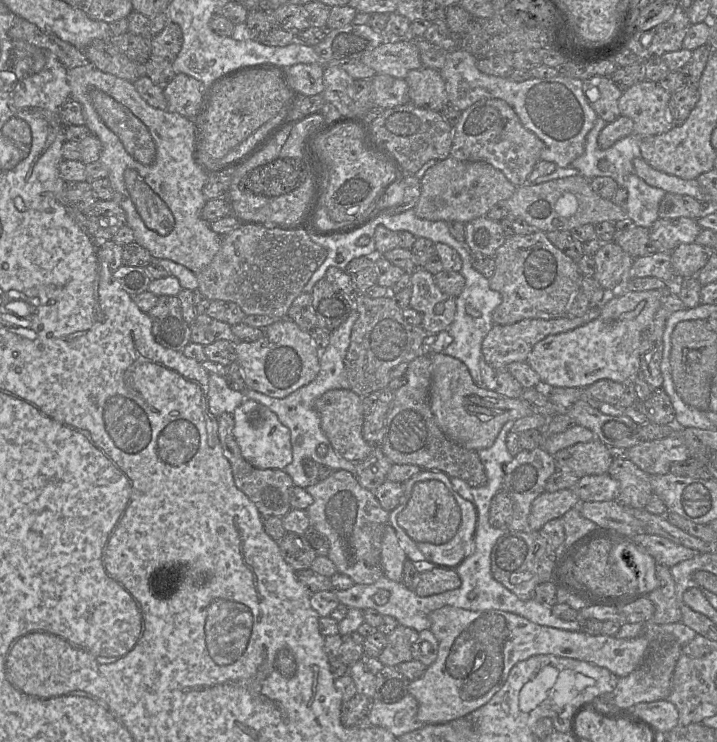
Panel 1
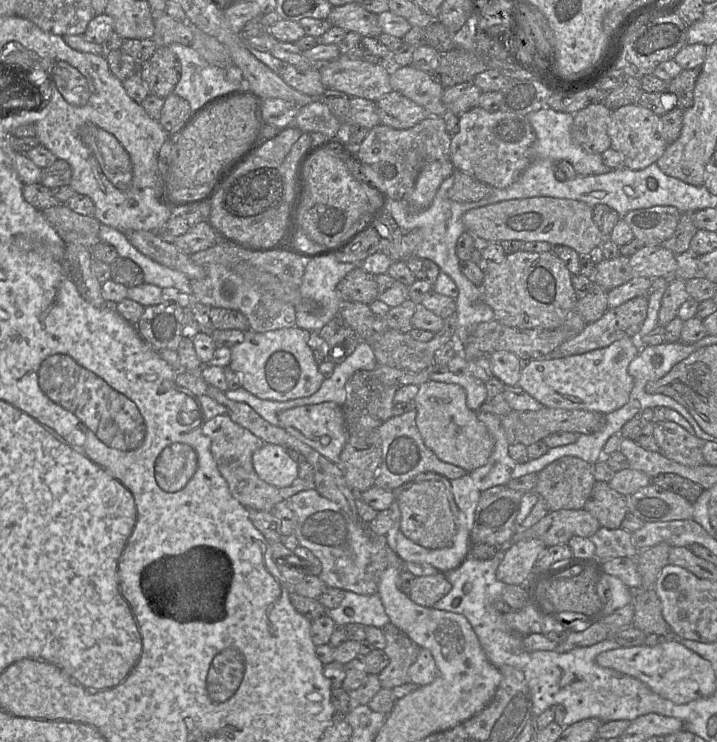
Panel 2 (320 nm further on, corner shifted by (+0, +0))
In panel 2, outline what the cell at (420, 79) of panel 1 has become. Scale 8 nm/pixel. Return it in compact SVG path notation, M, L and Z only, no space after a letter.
M392 90L376 102L380 123L395 129L408 129L426 118L426 111L418 104Z

